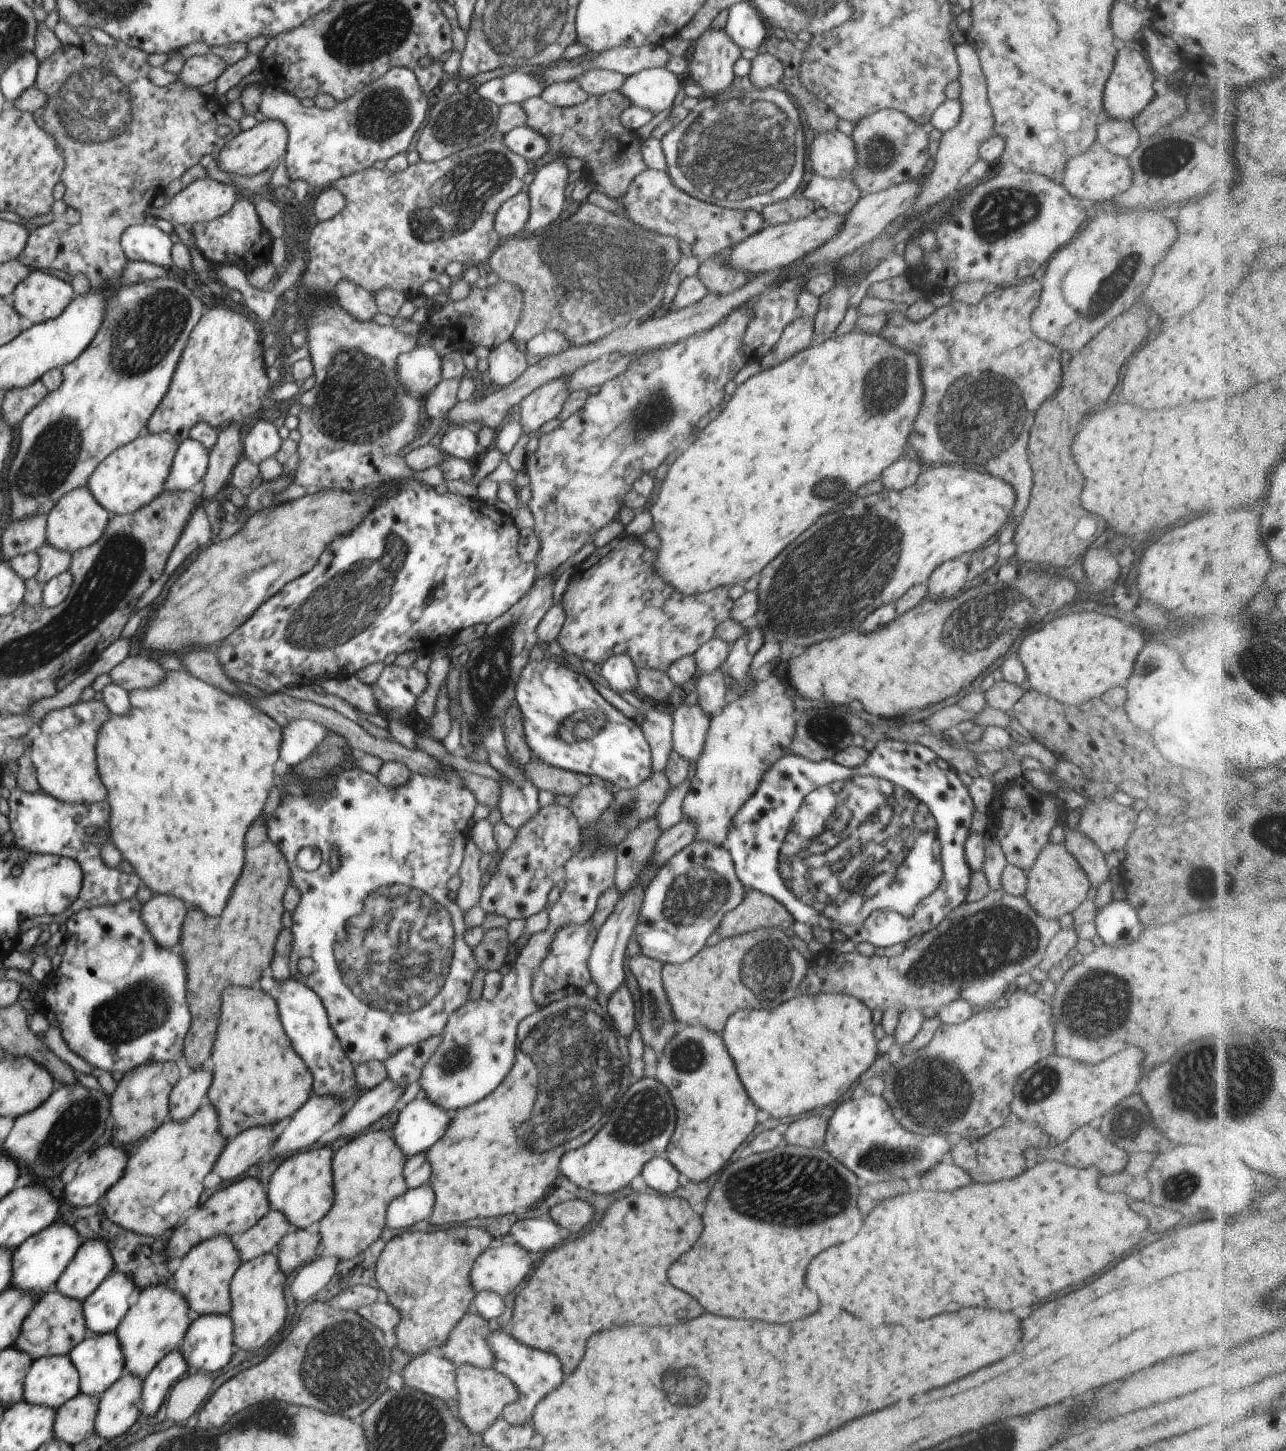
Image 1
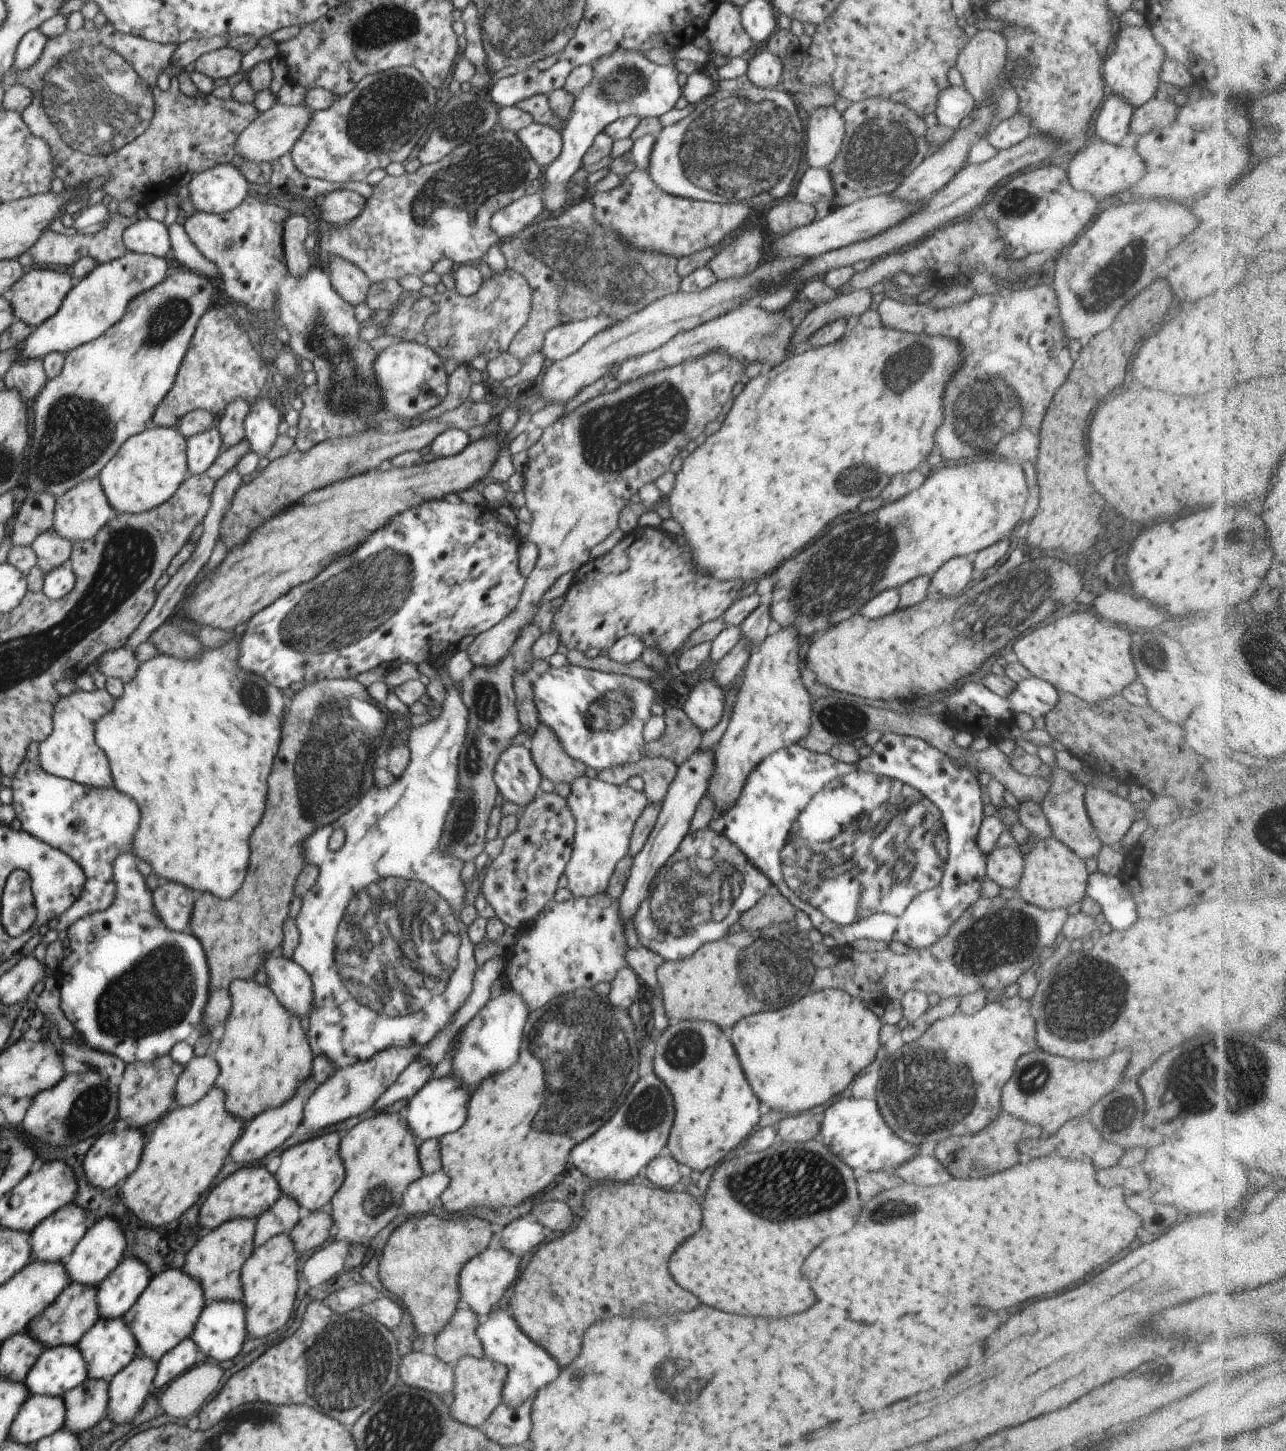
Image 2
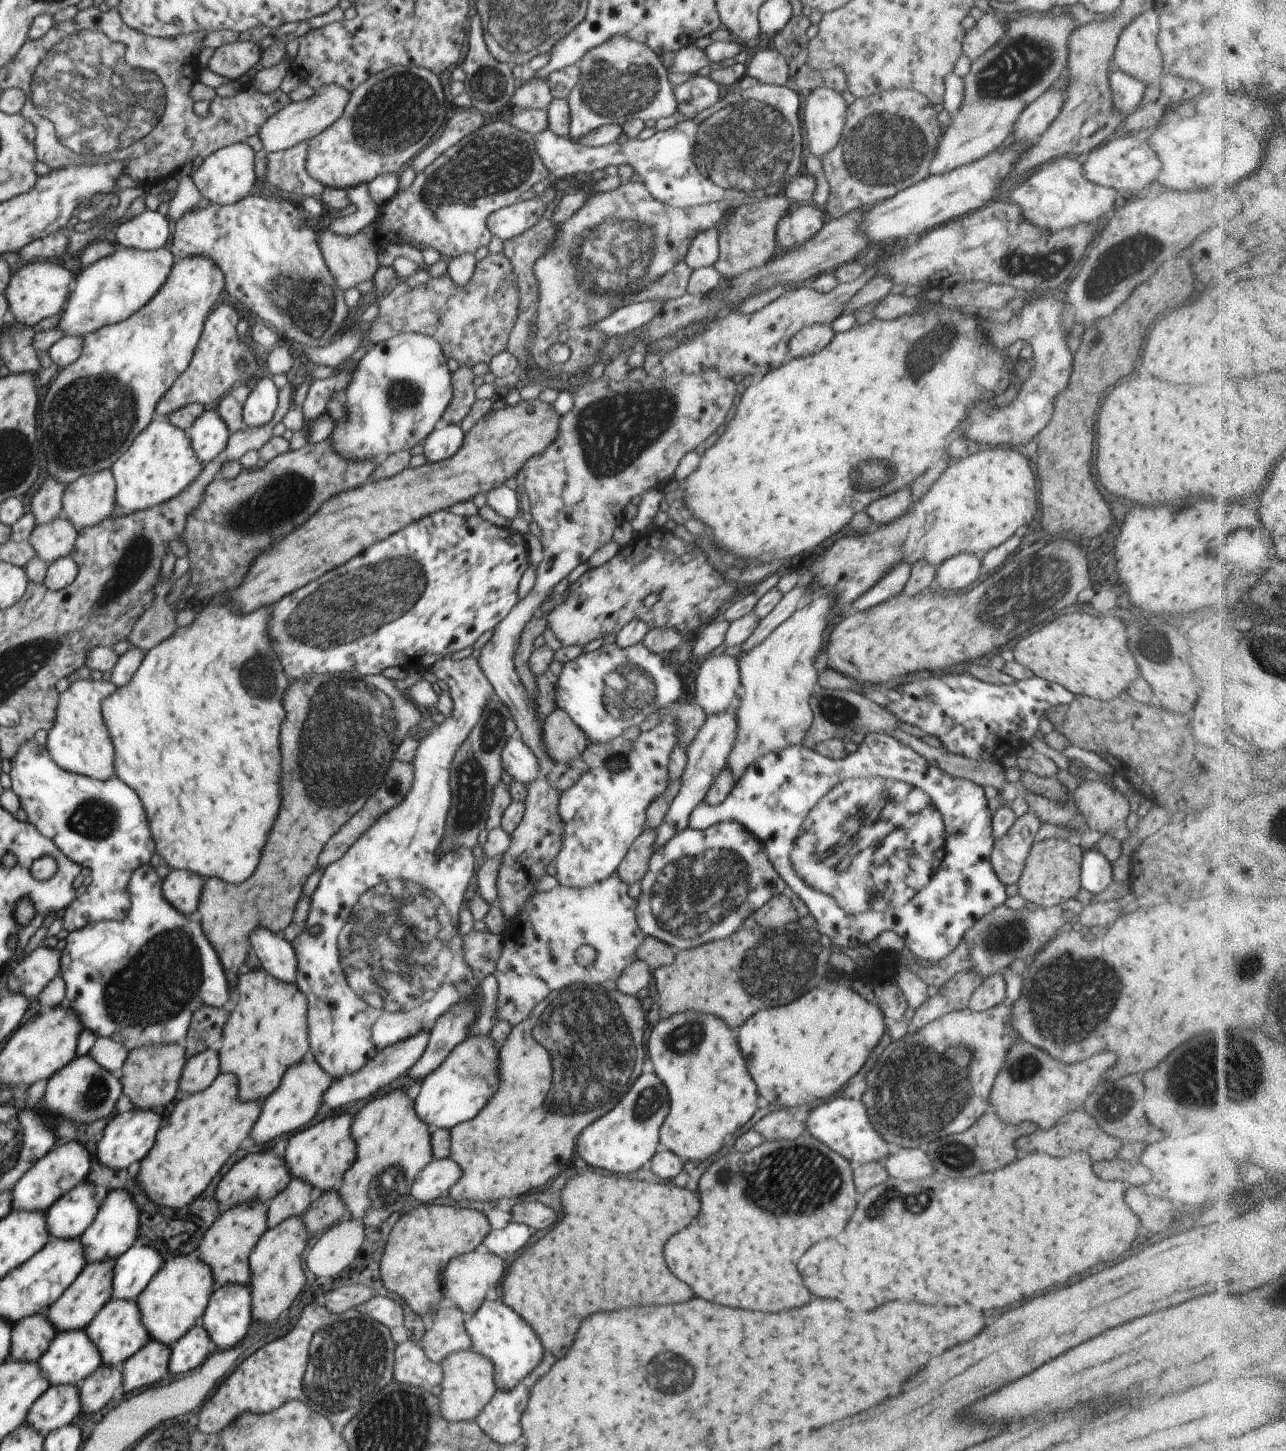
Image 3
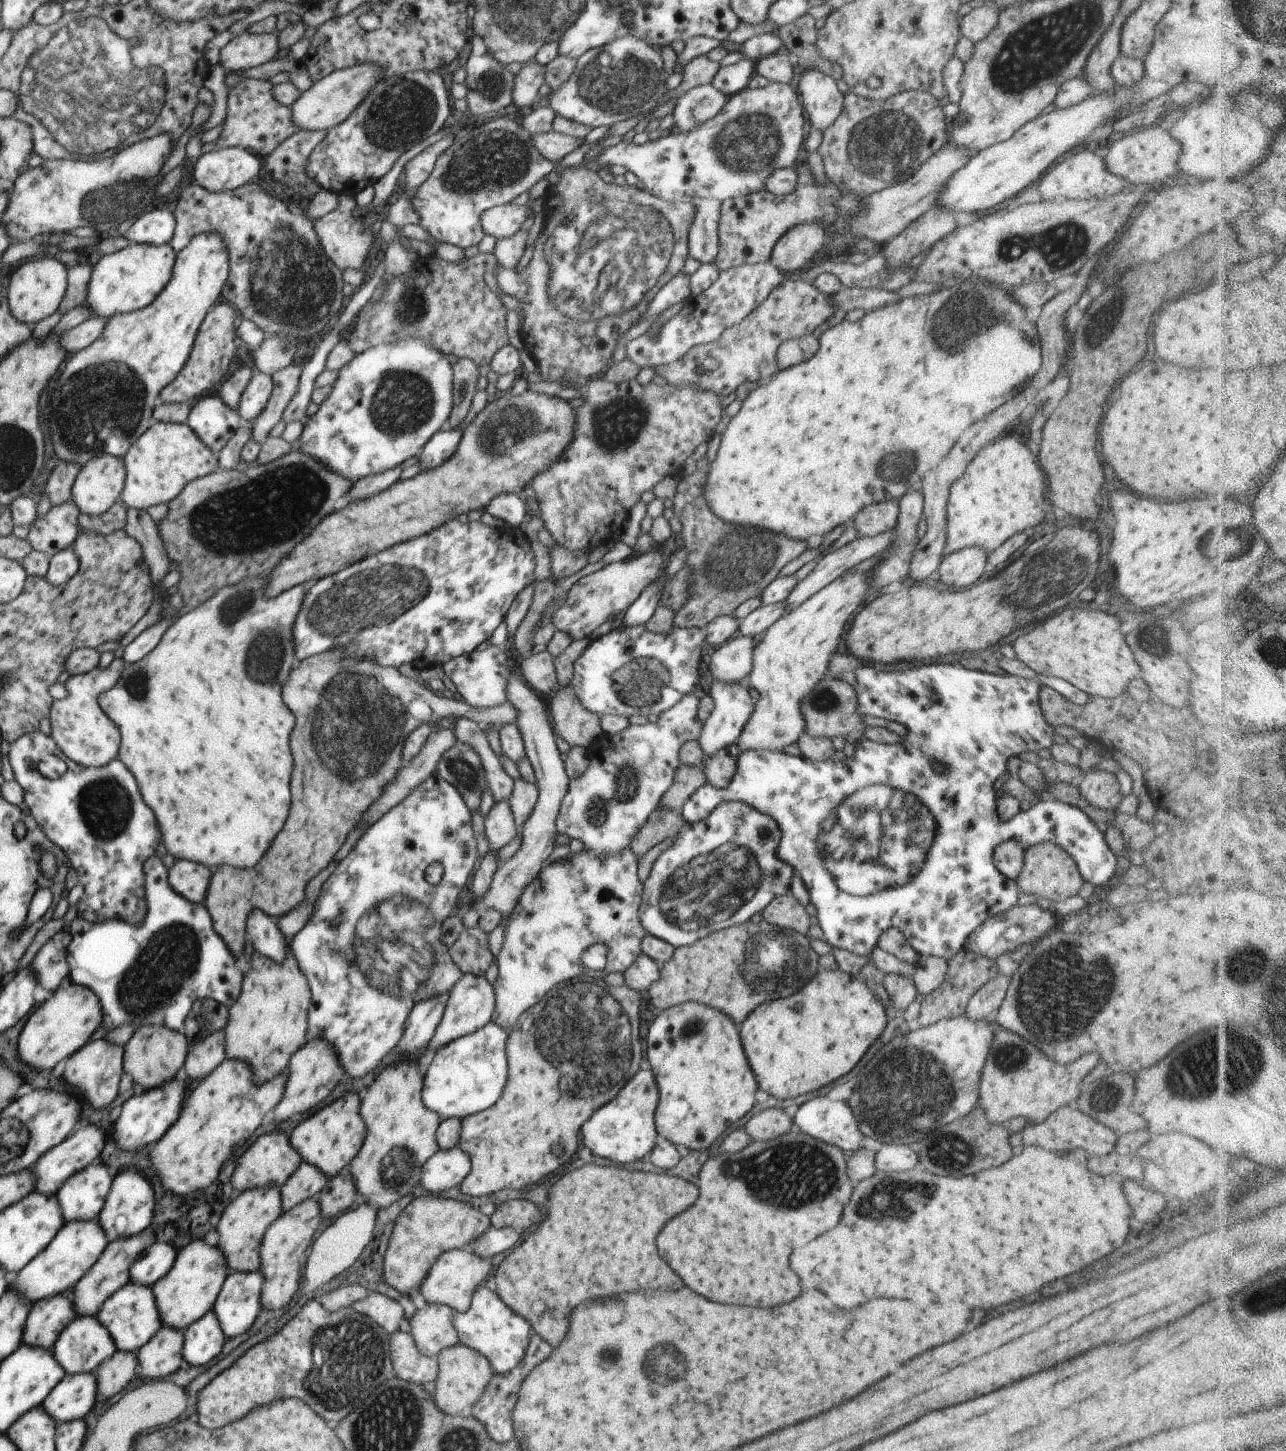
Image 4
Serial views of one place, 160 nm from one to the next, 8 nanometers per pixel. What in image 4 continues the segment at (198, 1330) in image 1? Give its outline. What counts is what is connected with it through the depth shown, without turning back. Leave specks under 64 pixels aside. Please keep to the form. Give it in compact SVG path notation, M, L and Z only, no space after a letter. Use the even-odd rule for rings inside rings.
M260 1270L233 1271L227 1276L213 1311L228 1339L248 1332L263 1309L261 1290L265 1276Z

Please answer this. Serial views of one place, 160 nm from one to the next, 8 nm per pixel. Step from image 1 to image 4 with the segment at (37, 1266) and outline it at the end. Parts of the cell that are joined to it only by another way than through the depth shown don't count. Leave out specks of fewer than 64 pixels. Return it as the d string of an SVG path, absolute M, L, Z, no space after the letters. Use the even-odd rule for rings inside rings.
M99 1159L69 1176L56 1192L65 1222L98 1218L113 1178Z

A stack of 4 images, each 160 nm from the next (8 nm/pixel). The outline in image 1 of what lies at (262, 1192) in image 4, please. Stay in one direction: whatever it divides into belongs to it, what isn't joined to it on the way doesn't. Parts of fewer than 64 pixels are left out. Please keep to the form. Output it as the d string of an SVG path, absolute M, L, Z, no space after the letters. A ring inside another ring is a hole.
M218 1235L197 1244L186 1253L182 1264L172 1275L172 1288L184 1295L193 1316L229 1314L231 1311L230 1283L242 1263L235 1239L228 1235Z

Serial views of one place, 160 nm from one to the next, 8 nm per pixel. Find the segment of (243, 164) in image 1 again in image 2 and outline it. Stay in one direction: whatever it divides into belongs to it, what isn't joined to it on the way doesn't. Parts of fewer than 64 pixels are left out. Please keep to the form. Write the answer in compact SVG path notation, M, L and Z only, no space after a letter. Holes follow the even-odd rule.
M276 102L253 120L244 132L240 133L235 144L236 154L244 156L245 161L272 162L292 150L296 141L312 120L313 112L307 105L283 105Z

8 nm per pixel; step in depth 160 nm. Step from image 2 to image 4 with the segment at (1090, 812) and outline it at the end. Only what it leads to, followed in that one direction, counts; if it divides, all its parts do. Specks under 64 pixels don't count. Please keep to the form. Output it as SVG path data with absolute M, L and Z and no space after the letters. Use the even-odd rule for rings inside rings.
M1093 768L1084 776L1079 791L1095 807L1104 810L1116 810L1124 798L1114 773Z

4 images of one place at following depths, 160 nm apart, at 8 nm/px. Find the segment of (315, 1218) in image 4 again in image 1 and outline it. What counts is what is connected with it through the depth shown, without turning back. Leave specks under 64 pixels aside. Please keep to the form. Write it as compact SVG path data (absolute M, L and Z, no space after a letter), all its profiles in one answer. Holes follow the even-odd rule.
M276 1251L261 1254L241 1263L230 1283L233 1320L233 1341L236 1349L256 1350L262 1348L286 1322L284 1282L287 1275L281 1271Z

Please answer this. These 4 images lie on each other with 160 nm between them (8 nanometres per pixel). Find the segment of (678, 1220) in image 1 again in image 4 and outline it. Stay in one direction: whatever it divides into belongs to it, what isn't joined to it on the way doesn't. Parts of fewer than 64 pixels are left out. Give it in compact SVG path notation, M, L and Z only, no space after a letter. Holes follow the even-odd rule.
M586 1164L578 1170L566 1172L548 1194L548 1214L540 1228L518 1244L496 1270L498 1296L520 1316L524 1316L534 1332L538 1332L554 1348L564 1340L574 1306L590 1300L604 1298L620 1292L636 1292L646 1288L682 1288L684 1282L660 1258L656 1250L656 1236L662 1226L688 1210L698 1200L698 1188L672 1174L654 1174L638 1170L616 1170L622 1166Z

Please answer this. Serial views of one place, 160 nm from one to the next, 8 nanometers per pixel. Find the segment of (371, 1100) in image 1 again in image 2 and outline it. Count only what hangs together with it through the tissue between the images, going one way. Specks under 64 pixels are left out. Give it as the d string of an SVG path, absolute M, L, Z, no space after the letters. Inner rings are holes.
M422 1059L411 1062L396 1082L375 1102L375 1109L384 1110L398 1100L410 1100L429 1080L434 1067Z

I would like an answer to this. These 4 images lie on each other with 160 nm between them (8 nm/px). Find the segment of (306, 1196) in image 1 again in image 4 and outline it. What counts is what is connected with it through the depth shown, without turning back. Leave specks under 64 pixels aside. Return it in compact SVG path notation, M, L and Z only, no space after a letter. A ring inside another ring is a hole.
M347 1092L338 1100L308 1116L292 1130L289 1140L291 1145L304 1161L317 1166L328 1178L342 1172L362 1148L367 1126L360 1114L361 1096L356 1092Z

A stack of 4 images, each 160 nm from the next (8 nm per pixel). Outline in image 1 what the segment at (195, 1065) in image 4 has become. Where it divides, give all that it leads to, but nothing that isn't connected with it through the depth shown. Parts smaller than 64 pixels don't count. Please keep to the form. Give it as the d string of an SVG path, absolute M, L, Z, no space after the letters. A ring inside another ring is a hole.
M209 1064L194 1069L174 1085L169 1096L170 1116L175 1121L186 1120L200 1106L209 1102L207 1097L214 1070Z

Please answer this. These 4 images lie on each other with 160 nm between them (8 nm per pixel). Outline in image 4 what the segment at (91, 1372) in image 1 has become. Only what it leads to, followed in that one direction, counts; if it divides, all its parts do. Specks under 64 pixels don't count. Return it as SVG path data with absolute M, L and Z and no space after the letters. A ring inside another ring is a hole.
M128 1281L119 1291L109 1296L98 1311L98 1320L115 1340L117 1350L137 1352L162 1328L163 1320L153 1288Z

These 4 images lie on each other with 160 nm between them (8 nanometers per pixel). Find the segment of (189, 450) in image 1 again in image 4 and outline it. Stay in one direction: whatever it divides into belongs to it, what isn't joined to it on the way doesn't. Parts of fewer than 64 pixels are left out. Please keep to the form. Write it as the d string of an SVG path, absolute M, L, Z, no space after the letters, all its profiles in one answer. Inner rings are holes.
M214 393L196 400L187 423L218 456L239 427L241 416L237 409L229 407L219 394Z

